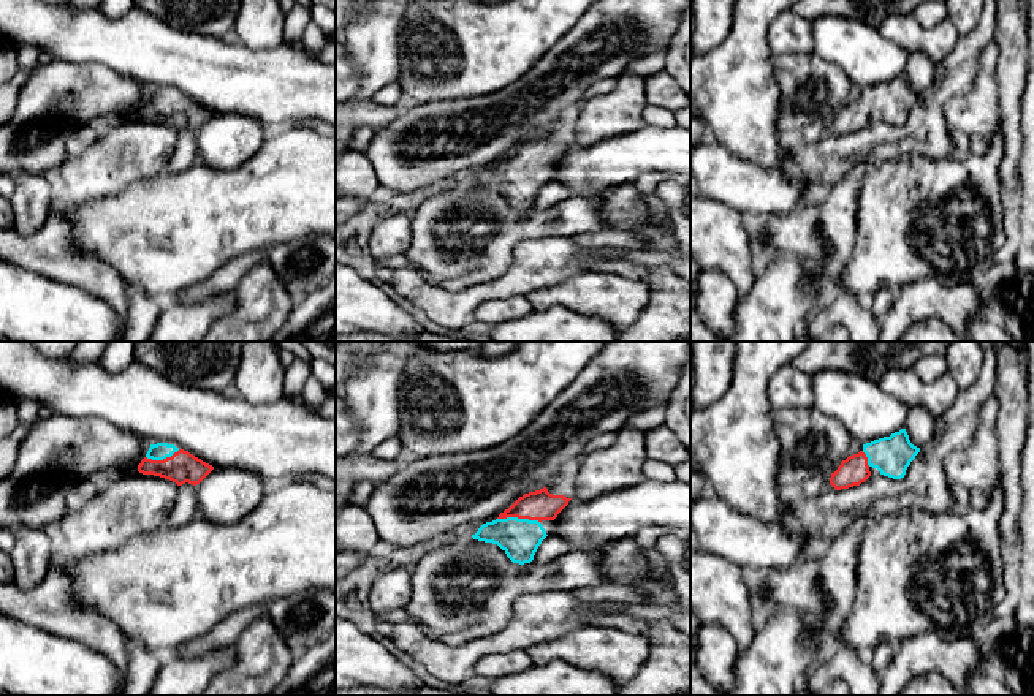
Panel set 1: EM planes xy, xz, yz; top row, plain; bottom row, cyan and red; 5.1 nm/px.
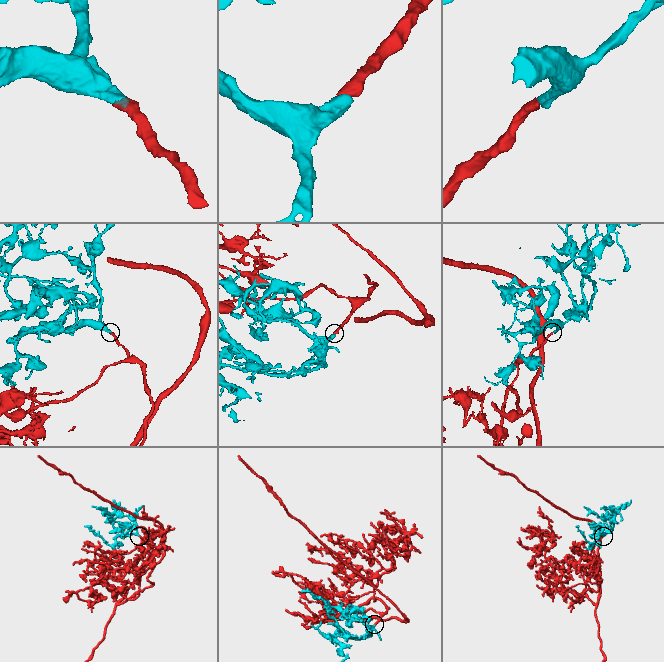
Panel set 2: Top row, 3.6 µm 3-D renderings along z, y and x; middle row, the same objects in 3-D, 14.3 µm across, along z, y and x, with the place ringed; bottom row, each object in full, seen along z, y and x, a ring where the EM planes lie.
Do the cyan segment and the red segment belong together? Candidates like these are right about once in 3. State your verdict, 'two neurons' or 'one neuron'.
one neuron

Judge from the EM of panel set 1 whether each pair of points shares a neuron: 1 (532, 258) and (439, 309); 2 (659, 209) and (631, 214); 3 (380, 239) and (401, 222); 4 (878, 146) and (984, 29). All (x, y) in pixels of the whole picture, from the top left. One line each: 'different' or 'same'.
1: same
2: different
3: same
4: same

